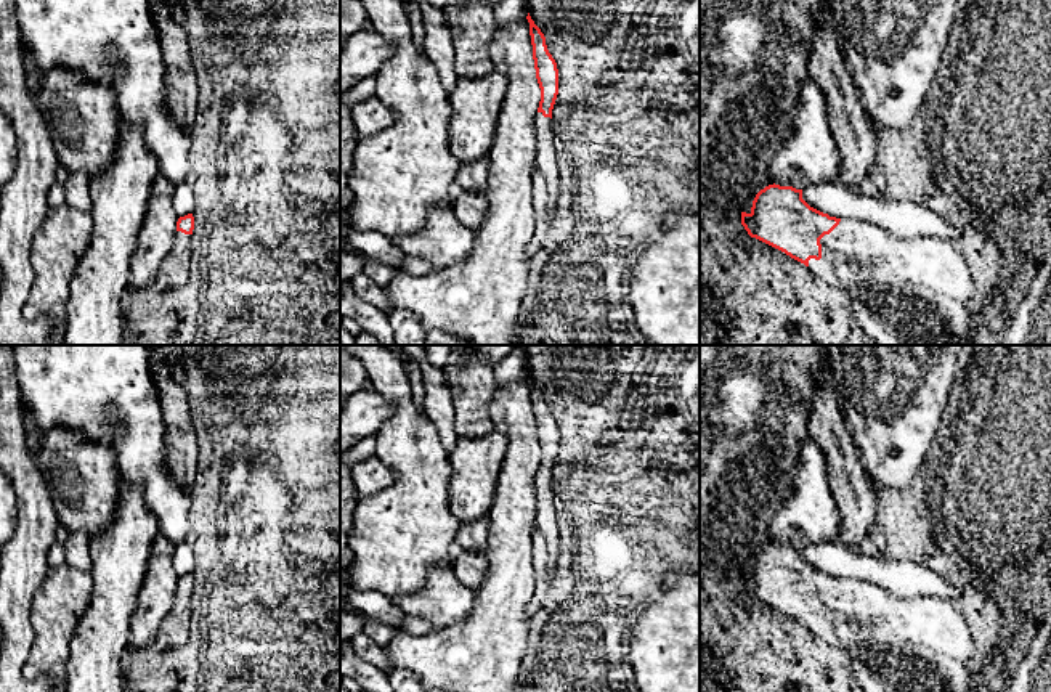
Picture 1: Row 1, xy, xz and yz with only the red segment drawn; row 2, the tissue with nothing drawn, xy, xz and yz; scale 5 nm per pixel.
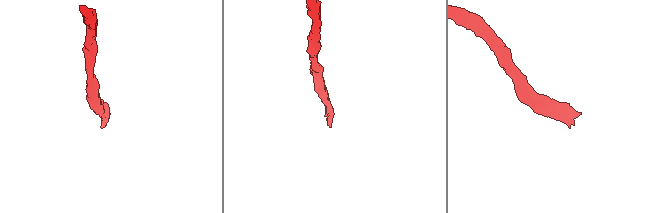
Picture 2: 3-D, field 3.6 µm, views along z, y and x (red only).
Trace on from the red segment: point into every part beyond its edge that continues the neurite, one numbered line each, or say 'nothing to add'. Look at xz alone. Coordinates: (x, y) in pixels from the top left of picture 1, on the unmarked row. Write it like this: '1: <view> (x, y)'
1: xz (546, 521)

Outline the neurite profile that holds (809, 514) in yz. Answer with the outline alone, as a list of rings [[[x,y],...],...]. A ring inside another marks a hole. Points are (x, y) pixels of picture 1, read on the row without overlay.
[[[809,434],[789,470],[788,495],[770,520],[772,538],[775,544],[804,549],[831,543],[841,522],[823,451]]]

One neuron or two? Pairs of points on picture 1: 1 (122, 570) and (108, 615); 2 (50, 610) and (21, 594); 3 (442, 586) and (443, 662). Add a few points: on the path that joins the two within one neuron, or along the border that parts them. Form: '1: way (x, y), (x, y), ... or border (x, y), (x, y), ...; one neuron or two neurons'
1: way (116, 582), (113, 604); one neuron
2: border (50, 569), (31, 604), (32, 636); two neurons
3: border (474, 606), (461, 620), (437, 630); two neurons

